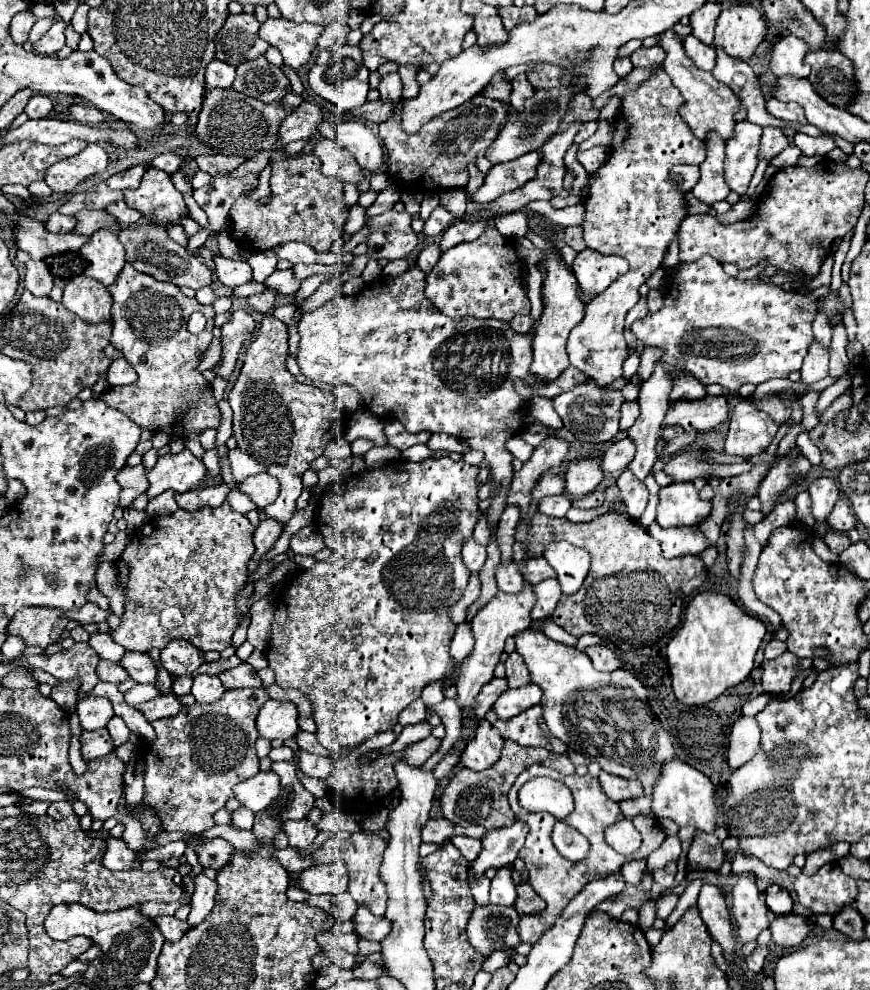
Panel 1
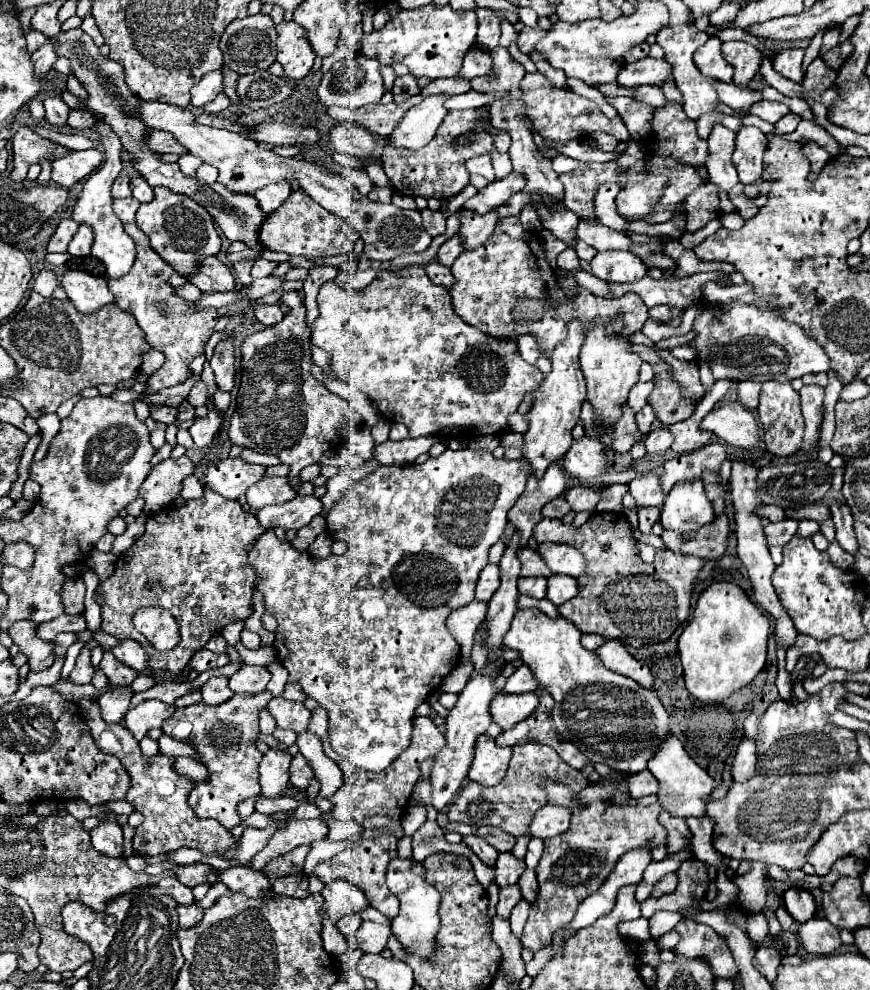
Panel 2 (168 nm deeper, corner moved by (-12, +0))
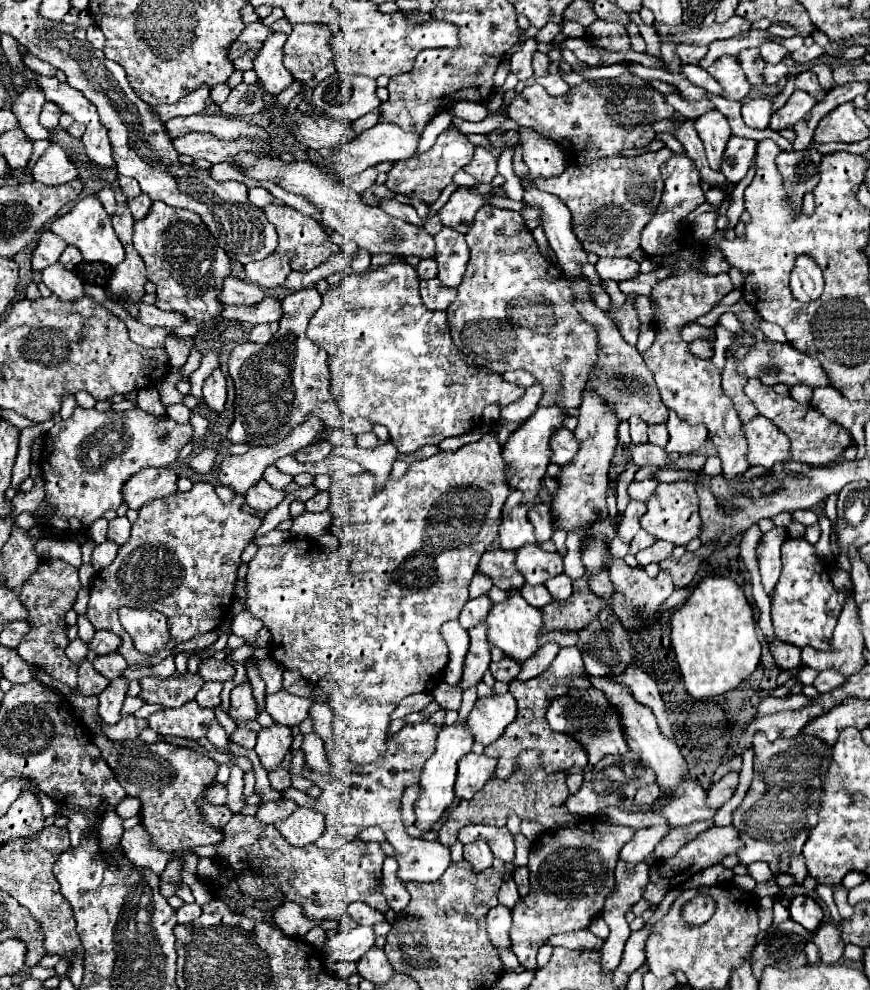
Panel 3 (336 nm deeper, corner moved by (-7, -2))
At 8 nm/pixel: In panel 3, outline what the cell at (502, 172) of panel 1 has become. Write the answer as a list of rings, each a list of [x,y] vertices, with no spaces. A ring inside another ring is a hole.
[[[459,188],[457,192],[451,194],[449,202],[439,210],[439,216],[445,226],[451,226],[465,234],[473,224],[475,212],[481,206],[485,206],[483,194],[475,194],[469,188]]]

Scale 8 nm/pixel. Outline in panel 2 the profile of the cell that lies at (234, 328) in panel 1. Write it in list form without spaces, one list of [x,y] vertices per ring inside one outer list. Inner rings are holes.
[[[230,336],[230,338],[216,344],[214,356],[210,360],[212,370],[216,374],[216,384],[224,392],[230,392],[234,388],[234,360],[236,360],[234,338]]]

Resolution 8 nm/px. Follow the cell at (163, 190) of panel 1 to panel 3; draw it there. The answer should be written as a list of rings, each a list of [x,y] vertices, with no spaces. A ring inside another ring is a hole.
[[[153,202],[149,214],[135,222],[133,232],[133,246],[141,254],[147,266],[149,280],[157,284],[157,306],[165,310],[179,310],[185,312],[187,318],[193,324],[201,324],[207,320],[213,320],[221,314],[221,302],[219,302],[219,284],[223,282],[223,276],[229,276],[229,256],[223,252],[223,248],[215,242],[207,226],[203,224],[201,216],[197,216],[191,210],[183,208],[171,208],[165,202]]]

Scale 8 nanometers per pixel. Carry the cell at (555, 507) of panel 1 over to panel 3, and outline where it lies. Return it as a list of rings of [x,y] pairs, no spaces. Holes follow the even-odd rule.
[[[541,502],[541,504],[533,506],[533,508],[529,510],[529,520],[531,520],[531,524],[535,526],[537,544],[549,540],[551,534],[555,532],[553,514],[551,514],[551,504],[549,504],[549,502]]]

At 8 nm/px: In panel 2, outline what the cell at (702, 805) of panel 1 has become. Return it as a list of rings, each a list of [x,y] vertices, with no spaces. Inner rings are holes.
[[[670,732],[668,738],[658,746],[654,758],[648,760],[648,770],[656,776],[660,790],[658,790],[658,802],[664,810],[668,810],[672,816],[704,816],[704,796],[708,796],[716,782],[686,754],[682,742]]]

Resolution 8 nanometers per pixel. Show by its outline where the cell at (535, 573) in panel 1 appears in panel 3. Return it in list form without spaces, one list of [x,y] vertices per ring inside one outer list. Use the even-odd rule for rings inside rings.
[[[489,550],[479,562],[479,570],[493,578],[493,584],[501,590],[519,590],[525,584],[523,574],[515,566],[515,552]]]

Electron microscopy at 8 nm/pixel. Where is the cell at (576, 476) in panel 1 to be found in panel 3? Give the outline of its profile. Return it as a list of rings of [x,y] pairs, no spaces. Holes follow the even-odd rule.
[[[561,428],[559,432],[555,432],[555,440],[551,440],[551,448],[553,448],[553,464],[557,464],[557,466],[565,466],[565,464],[569,464],[573,458],[575,458],[575,454],[579,452],[579,440],[575,438],[575,434],[573,432],[569,432],[567,428]]]

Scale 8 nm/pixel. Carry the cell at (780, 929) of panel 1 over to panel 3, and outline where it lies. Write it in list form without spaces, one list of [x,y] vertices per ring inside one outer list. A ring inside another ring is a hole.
[[[821,924],[813,934],[813,944],[819,948],[821,962],[835,964],[843,956],[843,940],[839,940],[839,928],[837,924]]]

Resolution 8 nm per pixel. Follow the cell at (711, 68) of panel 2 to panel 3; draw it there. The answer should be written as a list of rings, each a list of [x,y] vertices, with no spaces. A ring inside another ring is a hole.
[[[681,44],[681,46],[679,46],[679,60],[681,60],[683,64],[697,64],[697,66],[699,66],[699,60],[705,56],[705,52],[707,52],[707,48]]]

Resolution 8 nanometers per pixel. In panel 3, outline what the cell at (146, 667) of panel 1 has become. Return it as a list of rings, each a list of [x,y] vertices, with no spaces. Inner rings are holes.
[[[101,630],[101,632],[95,632],[93,640],[89,642],[89,648],[95,650],[97,654],[111,654],[111,652],[117,652],[121,646],[121,638],[113,632],[107,632],[107,630]]]

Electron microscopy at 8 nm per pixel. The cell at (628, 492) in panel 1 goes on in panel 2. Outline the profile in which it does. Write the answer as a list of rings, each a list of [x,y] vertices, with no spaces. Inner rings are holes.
[[[640,508],[638,510],[638,520],[640,520],[638,530],[642,534],[652,534],[652,524],[658,520],[658,516],[660,516],[658,508]]]

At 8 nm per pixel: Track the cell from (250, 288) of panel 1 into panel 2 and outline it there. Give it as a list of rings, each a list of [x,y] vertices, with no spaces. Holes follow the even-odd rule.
[[[286,292],[280,301],[290,308],[284,320],[248,336],[240,346],[242,372],[238,406],[230,418],[228,436],[236,446],[260,454],[276,454],[282,464],[290,466],[288,480],[294,490],[298,490],[302,484],[298,480],[300,470],[308,464],[316,464],[324,452],[332,450],[342,430],[346,440],[346,436],[362,424],[362,418],[344,398],[328,392],[310,372],[310,328],[306,324],[306,306],[300,292]]]

